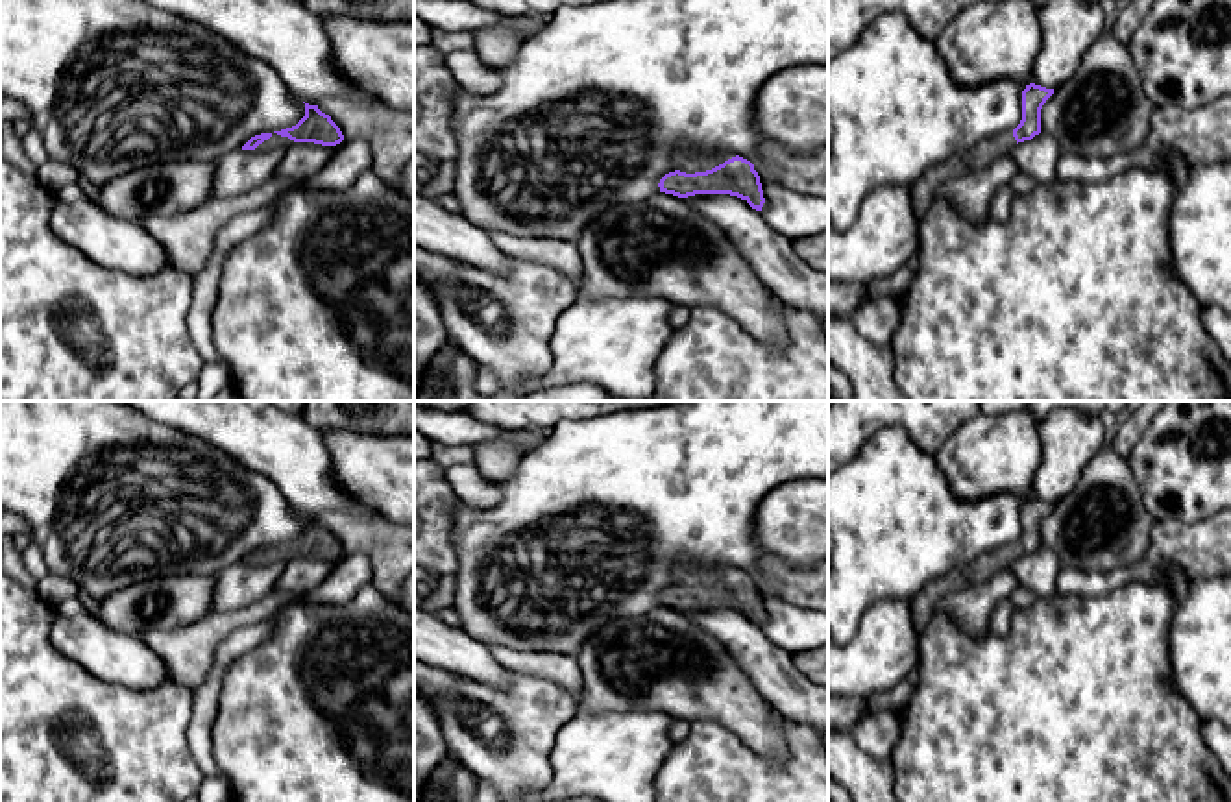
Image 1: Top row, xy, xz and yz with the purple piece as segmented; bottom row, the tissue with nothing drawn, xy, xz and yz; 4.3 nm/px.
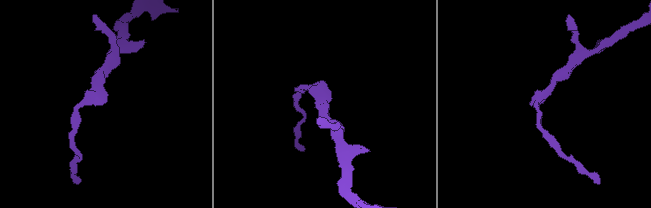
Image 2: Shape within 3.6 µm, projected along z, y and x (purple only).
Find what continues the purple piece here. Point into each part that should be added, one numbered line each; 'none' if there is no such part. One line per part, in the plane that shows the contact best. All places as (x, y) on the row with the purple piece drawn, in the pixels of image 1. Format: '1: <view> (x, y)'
1: xz (690, 163)

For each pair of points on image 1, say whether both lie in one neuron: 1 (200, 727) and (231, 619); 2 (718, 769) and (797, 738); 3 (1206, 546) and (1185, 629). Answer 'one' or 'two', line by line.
1: two
2: one
3: two

